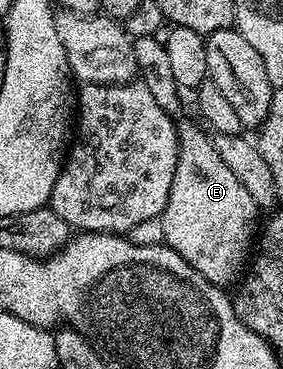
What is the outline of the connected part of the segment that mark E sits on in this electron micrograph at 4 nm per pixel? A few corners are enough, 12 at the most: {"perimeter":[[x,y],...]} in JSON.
{"perimeter":[[177,127],[164,241],[220,286],[261,216],[210,135]]}

